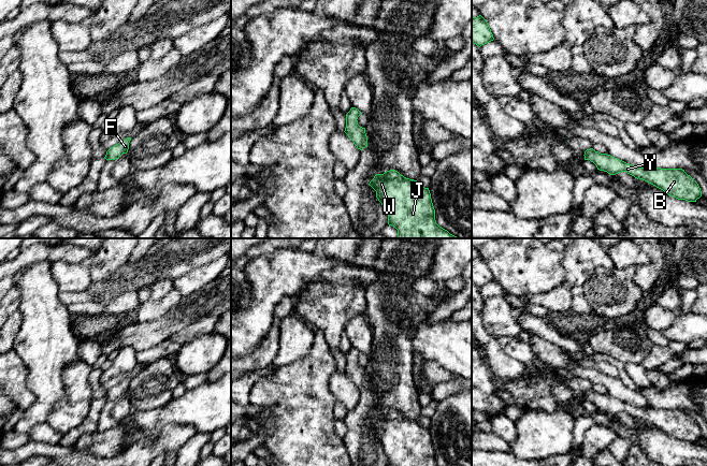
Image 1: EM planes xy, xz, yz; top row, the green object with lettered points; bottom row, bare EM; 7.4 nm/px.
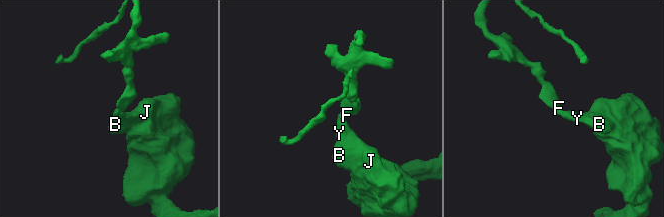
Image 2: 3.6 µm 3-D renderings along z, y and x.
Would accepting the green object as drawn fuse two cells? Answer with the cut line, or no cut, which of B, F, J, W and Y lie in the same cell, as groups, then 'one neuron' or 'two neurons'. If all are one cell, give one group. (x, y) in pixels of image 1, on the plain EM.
no cut; B F J W Y; one neuron

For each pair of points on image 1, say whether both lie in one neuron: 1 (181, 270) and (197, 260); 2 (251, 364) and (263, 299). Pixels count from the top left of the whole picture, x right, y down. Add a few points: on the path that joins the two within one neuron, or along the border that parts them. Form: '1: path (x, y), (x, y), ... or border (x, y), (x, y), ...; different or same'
1: path (185, 266), (192, 263); same
2: border (269, 328), (260, 343), (249, 353), (242, 357); different

